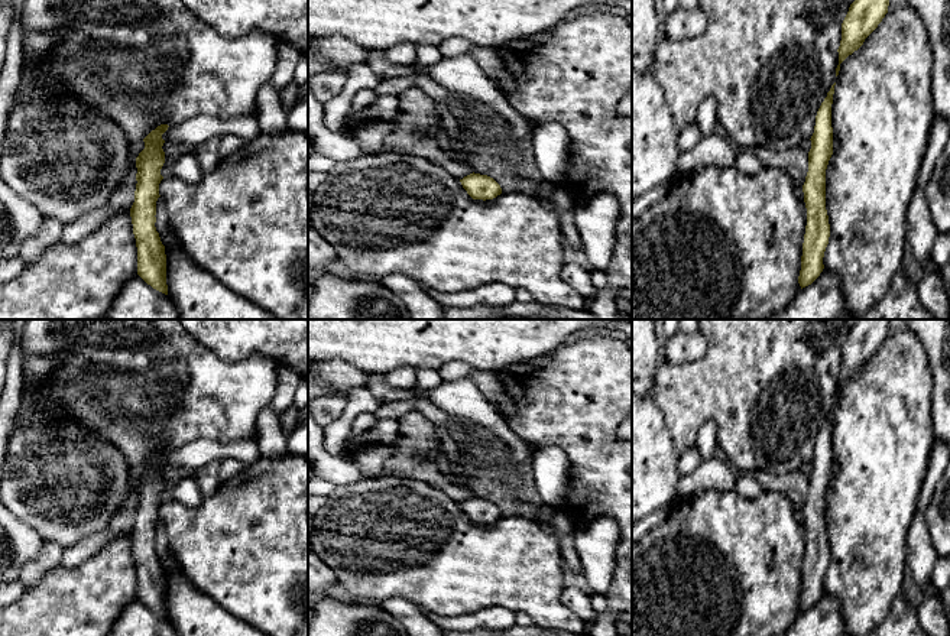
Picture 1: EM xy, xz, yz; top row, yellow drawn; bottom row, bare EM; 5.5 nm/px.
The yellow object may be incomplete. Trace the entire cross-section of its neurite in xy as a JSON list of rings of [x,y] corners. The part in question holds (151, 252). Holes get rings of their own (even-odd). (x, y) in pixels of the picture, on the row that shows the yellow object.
[[[161,124],[145,139],[145,149],[136,158],[136,191],[130,208],[133,234],[137,247],[137,275],[153,289],[168,295],[165,246],[156,231],[156,201],[159,184],[163,179],[161,169],[165,163],[162,134],[168,124]]]

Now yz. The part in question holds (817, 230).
[[[836,82],[817,111],[814,133],[810,139],[808,172],[803,185],[807,225],[798,276],[801,289],[811,285],[823,272],[823,257],[830,237],[826,210],[826,169],[833,155],[831,104],[834,85]]]

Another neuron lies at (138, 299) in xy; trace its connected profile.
[[[139,275],[126,283],[114,304],[108,319],[178,319],[178,312],[171,298],[150,285]]]

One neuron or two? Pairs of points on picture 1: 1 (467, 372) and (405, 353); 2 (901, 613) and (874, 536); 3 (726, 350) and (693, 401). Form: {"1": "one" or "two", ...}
{"1": "two", "2": "two", "3": "one"}

